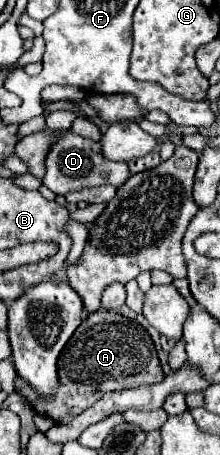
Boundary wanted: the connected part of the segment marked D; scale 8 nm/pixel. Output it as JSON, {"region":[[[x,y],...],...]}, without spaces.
{"region":[[[71,130],[63,132],[61,138],[57,140],[57,144],[53,144],[53,150],[49,150],[45,164],[47,164],[47,172],[45,172],[43,184],[59,196],[65,196],[67,192],[79,192],[83,188],[105,186],[105,184],[119,188],[131,176],[127,162],[113,162],[101,154],[101,142],[87,140]]]}

